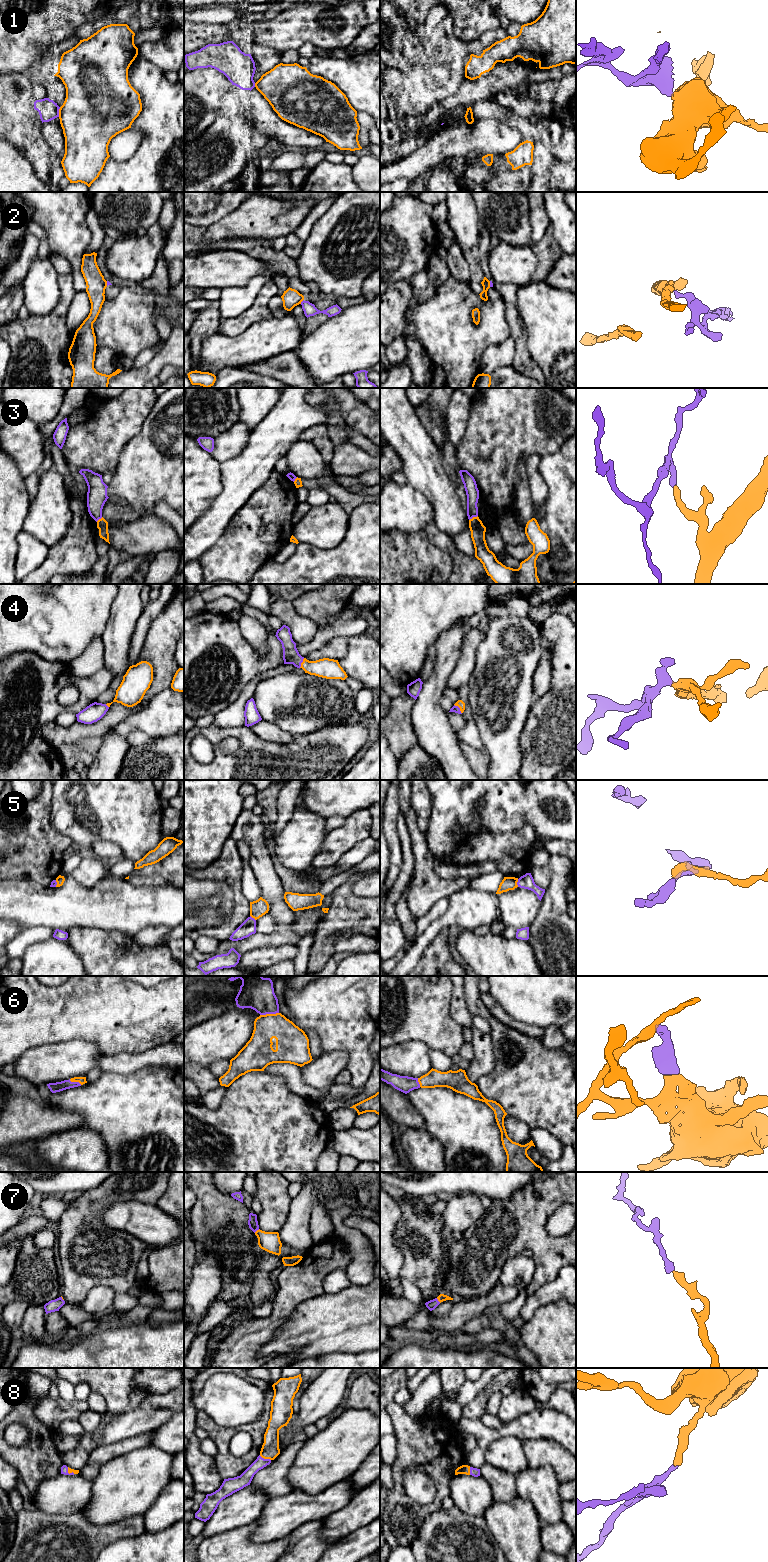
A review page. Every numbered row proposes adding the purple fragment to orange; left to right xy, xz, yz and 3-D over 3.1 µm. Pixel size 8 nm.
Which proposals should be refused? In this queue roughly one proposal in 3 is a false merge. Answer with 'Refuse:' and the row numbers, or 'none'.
Refuse: 1, 2, 3, 5

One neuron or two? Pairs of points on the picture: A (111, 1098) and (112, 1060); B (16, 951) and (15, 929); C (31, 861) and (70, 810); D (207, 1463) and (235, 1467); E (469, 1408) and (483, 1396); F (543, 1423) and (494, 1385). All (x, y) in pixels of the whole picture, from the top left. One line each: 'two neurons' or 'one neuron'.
A: two neurons
B: two neurons
C: two neurons
D: two neurons
E: one neuron
F: two neurons

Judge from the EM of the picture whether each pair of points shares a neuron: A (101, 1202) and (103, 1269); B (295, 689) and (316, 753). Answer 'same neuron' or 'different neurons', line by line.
A: same neuron
B: different neurons

